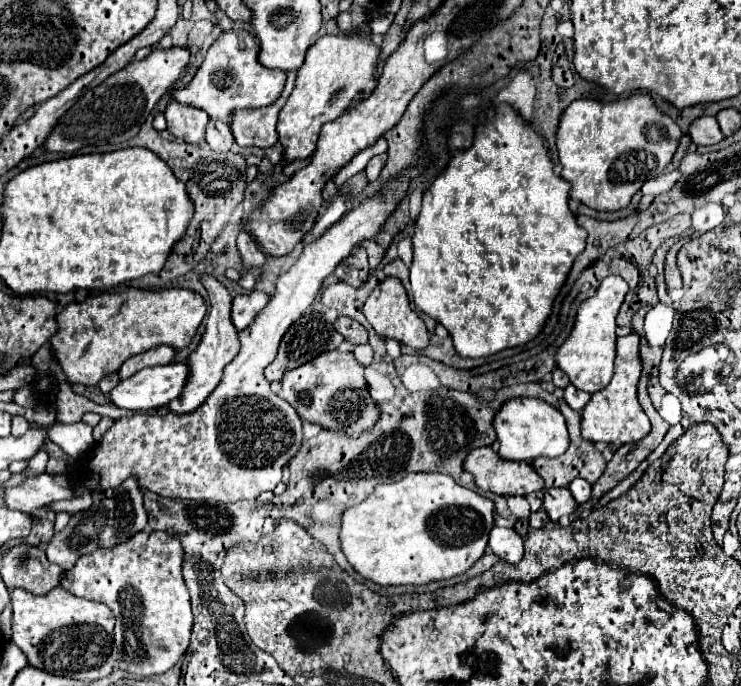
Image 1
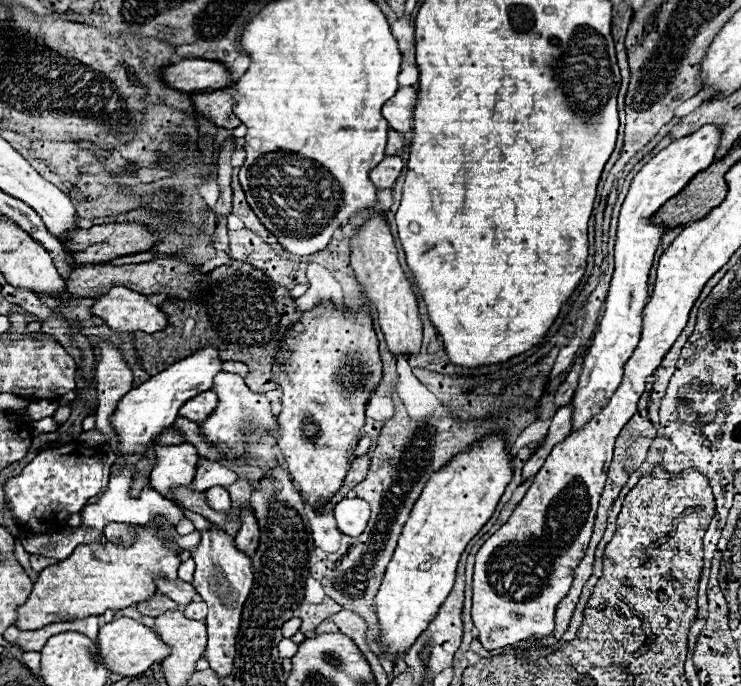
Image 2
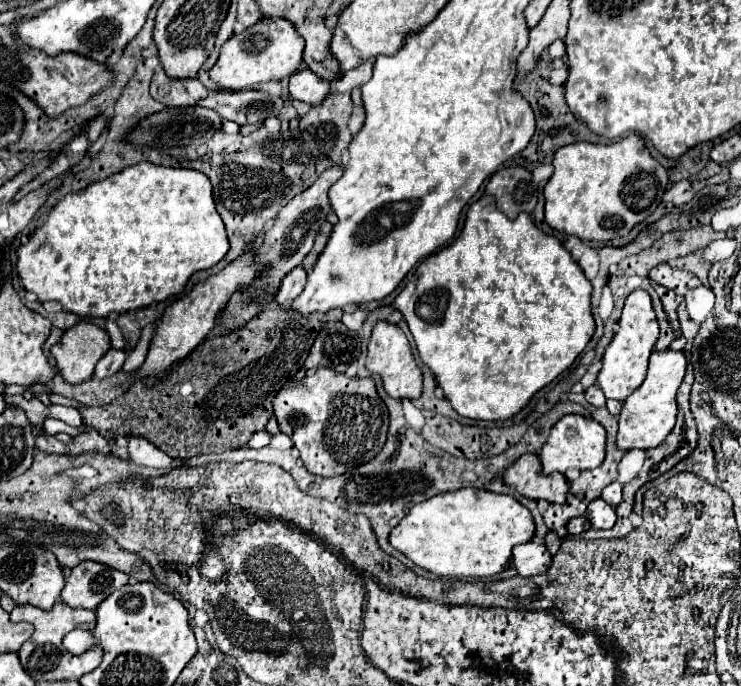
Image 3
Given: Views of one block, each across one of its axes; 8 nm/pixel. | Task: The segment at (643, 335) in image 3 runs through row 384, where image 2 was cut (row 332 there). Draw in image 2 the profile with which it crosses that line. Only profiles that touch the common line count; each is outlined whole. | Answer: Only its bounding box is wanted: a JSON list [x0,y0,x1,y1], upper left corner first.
[572,124,722,430]

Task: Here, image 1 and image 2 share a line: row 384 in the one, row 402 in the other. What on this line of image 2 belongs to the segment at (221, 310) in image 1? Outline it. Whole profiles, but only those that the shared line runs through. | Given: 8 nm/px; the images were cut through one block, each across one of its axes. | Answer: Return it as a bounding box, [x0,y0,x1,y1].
[180,390,218,422]

